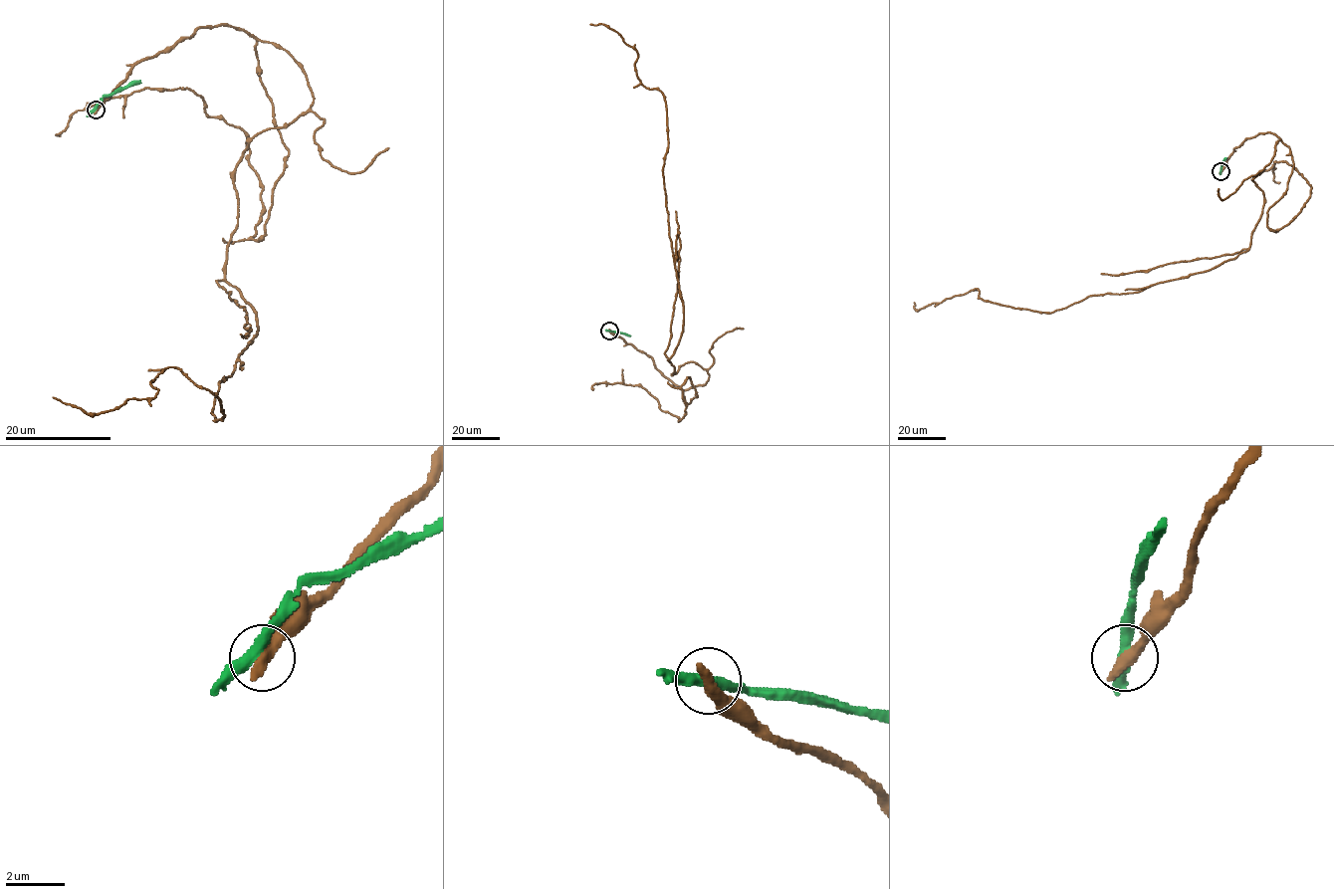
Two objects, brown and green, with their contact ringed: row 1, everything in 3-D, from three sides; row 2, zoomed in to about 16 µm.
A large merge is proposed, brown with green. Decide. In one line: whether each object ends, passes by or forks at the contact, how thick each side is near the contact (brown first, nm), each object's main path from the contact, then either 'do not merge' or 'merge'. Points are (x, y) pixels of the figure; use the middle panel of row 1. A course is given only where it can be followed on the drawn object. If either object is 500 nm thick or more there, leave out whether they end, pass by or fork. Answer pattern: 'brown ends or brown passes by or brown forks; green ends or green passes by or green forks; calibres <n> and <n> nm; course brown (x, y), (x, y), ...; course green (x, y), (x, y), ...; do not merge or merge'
calibres 500 and 360 nm; course brown (610, 331), (684, 390), (707, 381), (668, 359), (684, 307), (664, 96), (642, 84), (636, 50), (589, 24); course green (609, 331), (630, 335); do not merge

